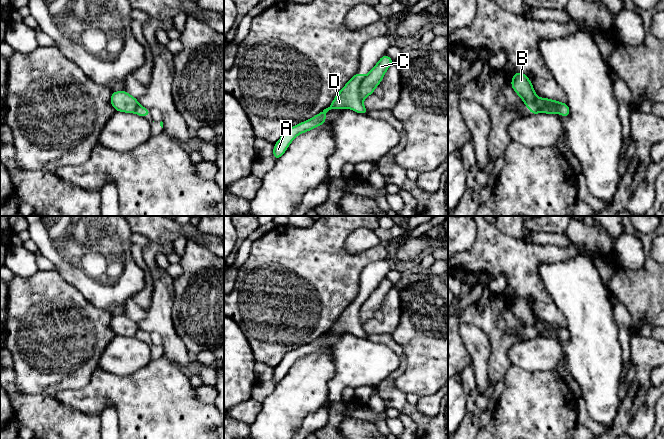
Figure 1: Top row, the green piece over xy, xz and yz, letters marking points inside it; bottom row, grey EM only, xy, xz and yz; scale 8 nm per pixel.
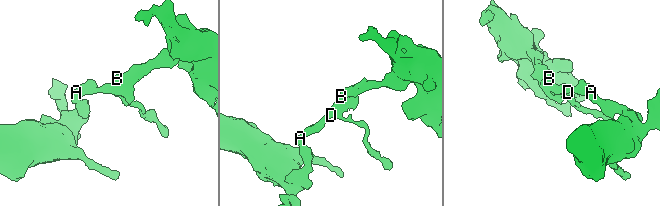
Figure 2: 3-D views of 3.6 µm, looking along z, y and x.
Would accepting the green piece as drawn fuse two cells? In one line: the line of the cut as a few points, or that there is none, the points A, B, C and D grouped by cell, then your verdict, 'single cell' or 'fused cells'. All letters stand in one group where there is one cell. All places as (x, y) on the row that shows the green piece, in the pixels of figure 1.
xz (364, 77), (360, 86), (360, 98), (362, 100) | A D / B C | fused cells

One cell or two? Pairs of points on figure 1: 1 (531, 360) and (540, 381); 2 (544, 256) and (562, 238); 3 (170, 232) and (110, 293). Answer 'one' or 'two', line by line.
1: two
2: two
3: two

